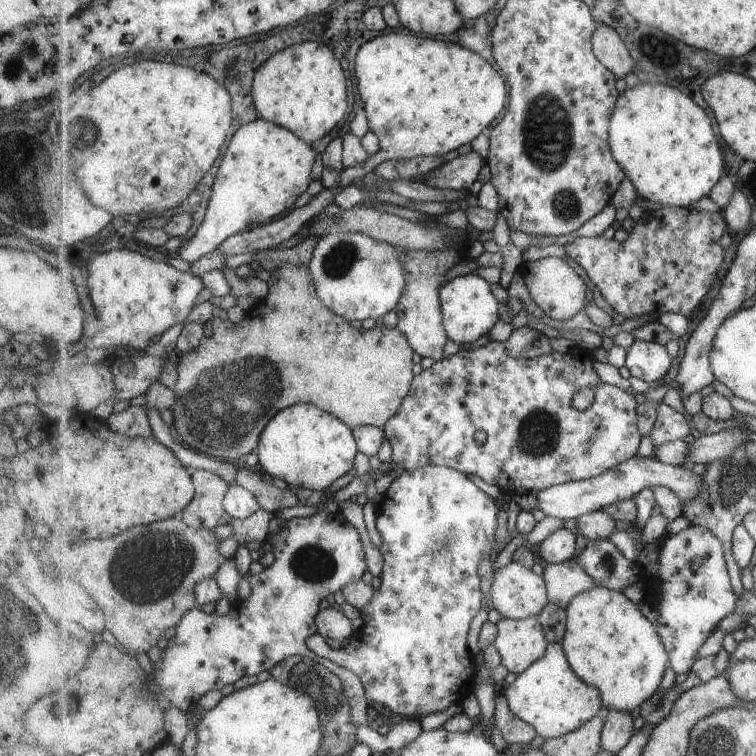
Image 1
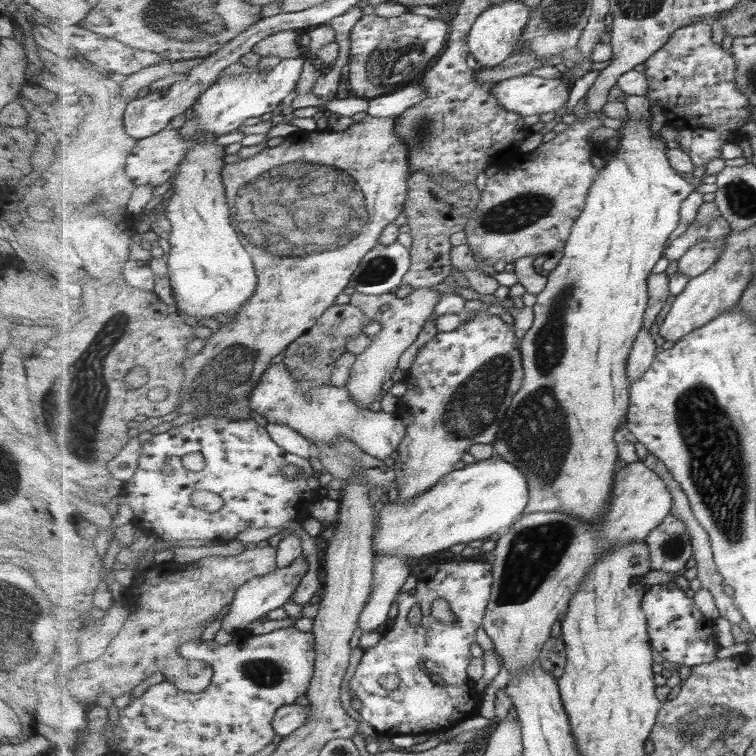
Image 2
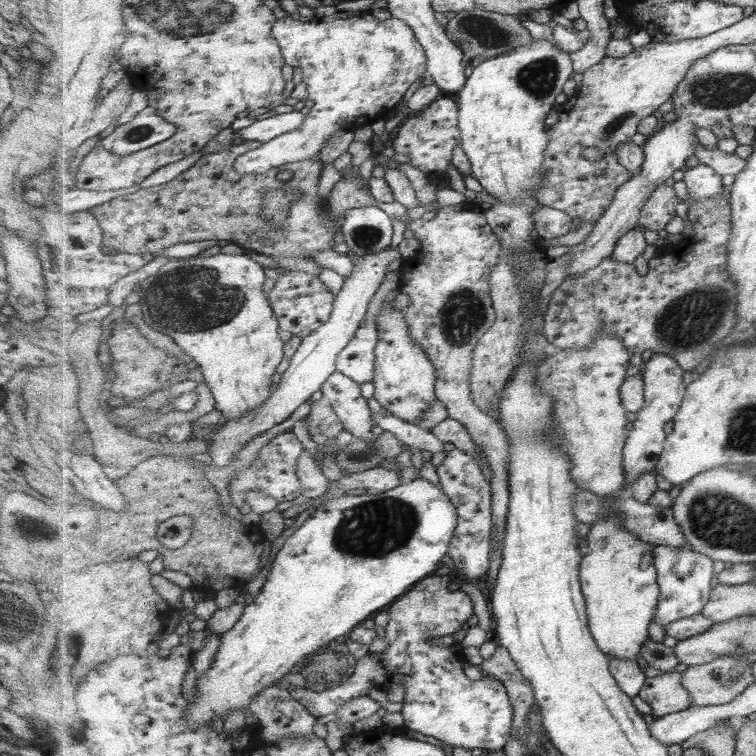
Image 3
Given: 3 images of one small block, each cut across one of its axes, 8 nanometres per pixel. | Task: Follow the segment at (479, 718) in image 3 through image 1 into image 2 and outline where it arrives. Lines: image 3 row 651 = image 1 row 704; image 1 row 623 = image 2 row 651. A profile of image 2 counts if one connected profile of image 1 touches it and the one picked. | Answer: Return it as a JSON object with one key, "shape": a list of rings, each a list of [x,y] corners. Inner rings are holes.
{"shape":[[[487,561],[439,562],[425,569],[414,594],[403,592],[398,596],[399,611],[389,632],[375,646],[363,651],[355,674],[349,680],[353,698],[361,702],[357,712],[364,721],[383,735],[416,736],[446,731],[479,715],[482,692],[475,691],[475,681],[469,678],[467,668],[471,664],[475,634],[486,619],[493,583],[494,568]],[[439,598],[448,602],[455,622],[444,624],[431,615],[433,602]],[[413,608],[421,608],[423,614],[417,626],[407,620]],[[387,674],[394,674],[400,680],[395,690],[387,691],[381,686],[379,680]]]}

